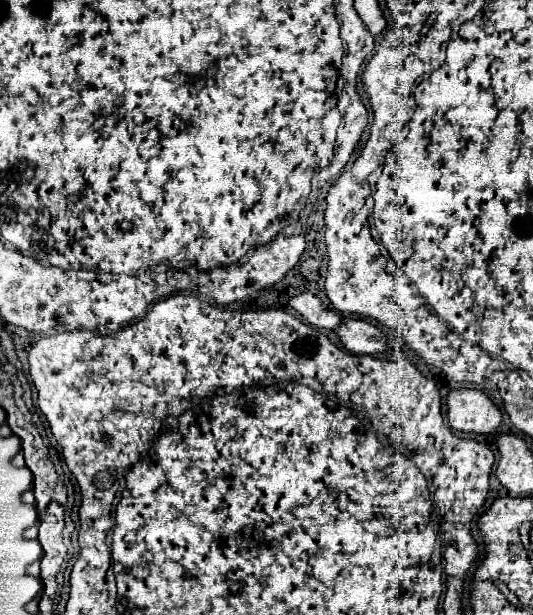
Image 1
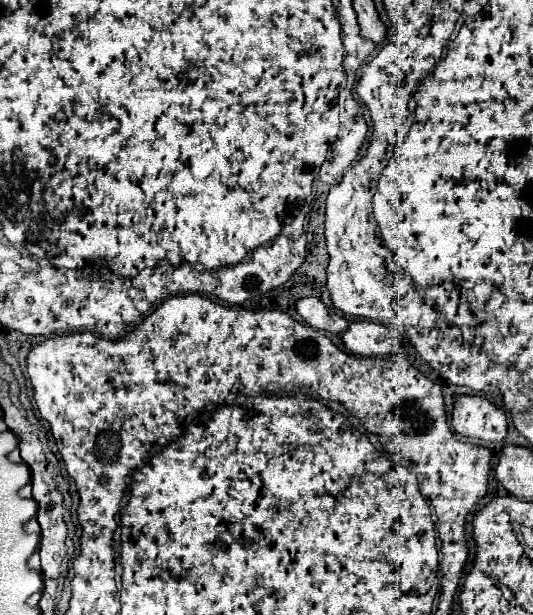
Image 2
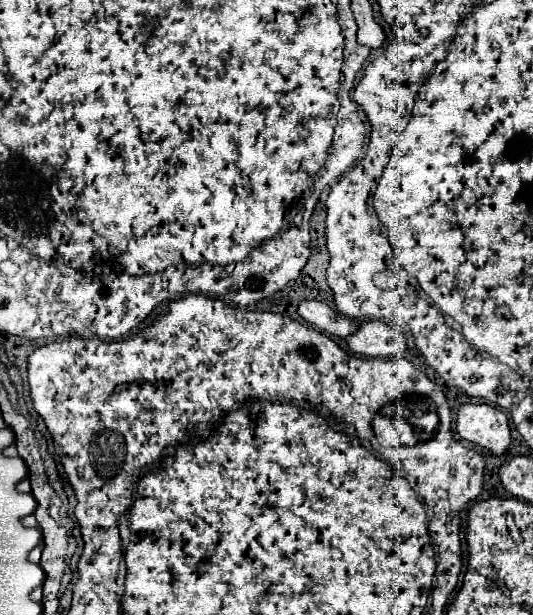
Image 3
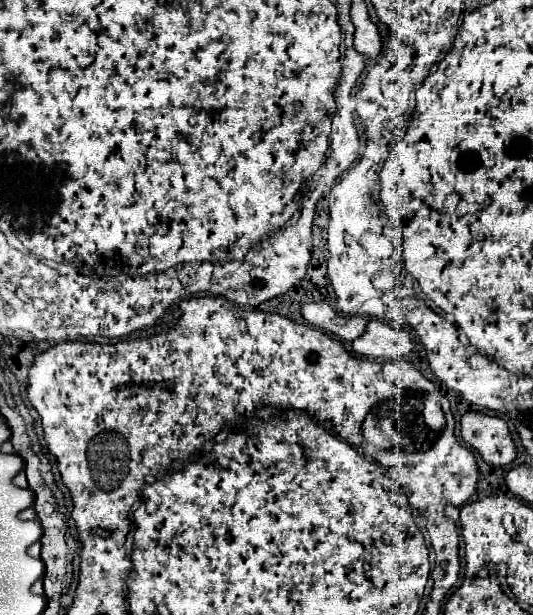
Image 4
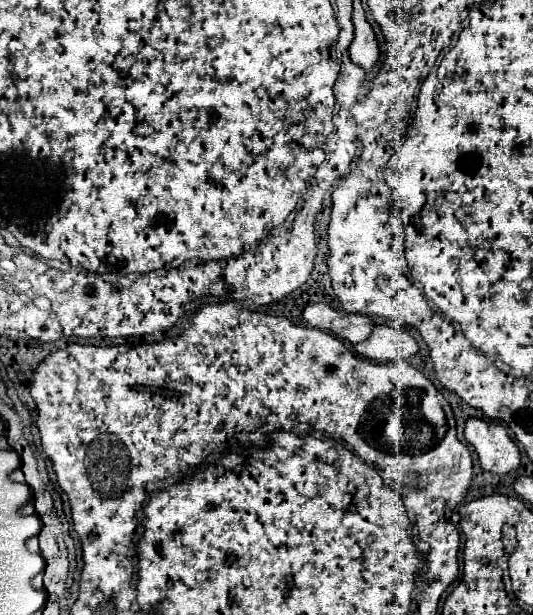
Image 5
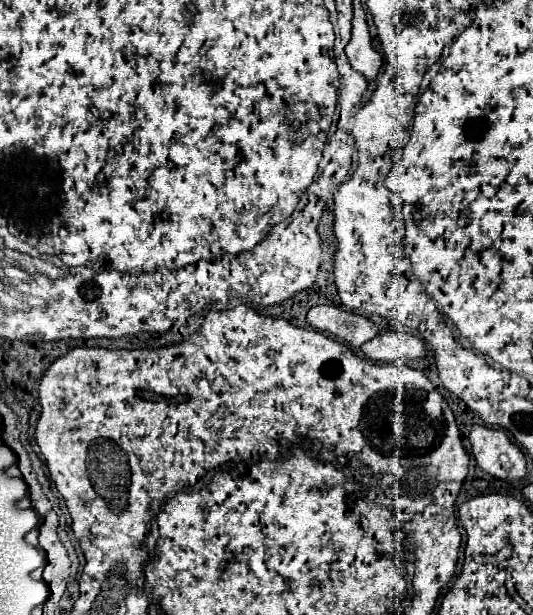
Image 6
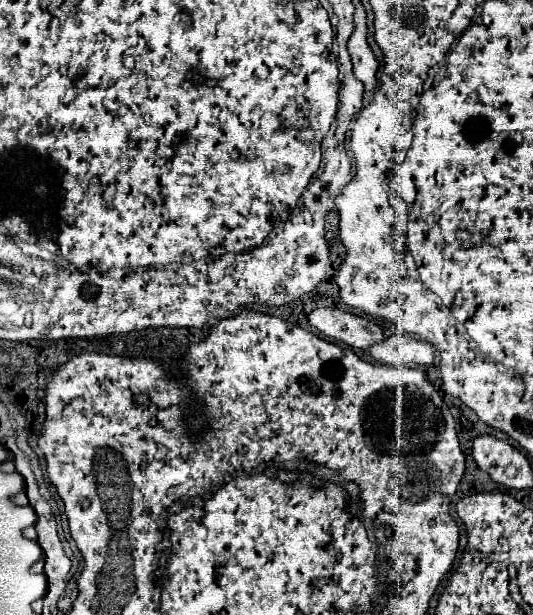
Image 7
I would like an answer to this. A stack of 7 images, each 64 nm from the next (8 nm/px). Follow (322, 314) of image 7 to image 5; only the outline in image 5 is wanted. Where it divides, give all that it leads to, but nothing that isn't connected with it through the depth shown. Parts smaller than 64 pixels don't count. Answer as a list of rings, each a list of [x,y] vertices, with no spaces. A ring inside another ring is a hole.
[[[312,304],[304,308],[304,318],[310,326],[330,332],[340,340],[348,340],[352,344],[366,340],[372,332],[372,320],[362,314],[336,312],[328,304]]]

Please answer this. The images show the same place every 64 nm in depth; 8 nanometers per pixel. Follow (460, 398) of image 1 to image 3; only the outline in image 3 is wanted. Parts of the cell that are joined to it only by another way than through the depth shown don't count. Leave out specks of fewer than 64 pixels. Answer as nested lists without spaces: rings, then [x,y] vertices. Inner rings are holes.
[[[462,404],[456,416],[456,432],[460,438],[492,454],[506,454],[510,450],[508,418],[492,404]]]

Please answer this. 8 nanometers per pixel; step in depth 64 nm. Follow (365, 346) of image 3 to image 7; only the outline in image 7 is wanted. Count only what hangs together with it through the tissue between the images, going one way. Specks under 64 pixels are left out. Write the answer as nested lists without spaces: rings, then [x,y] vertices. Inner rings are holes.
[[[388,336],[380,344],[372,344],[368,354],[380,364],[432,364],[434,350],[428,342],[410,336]]]

